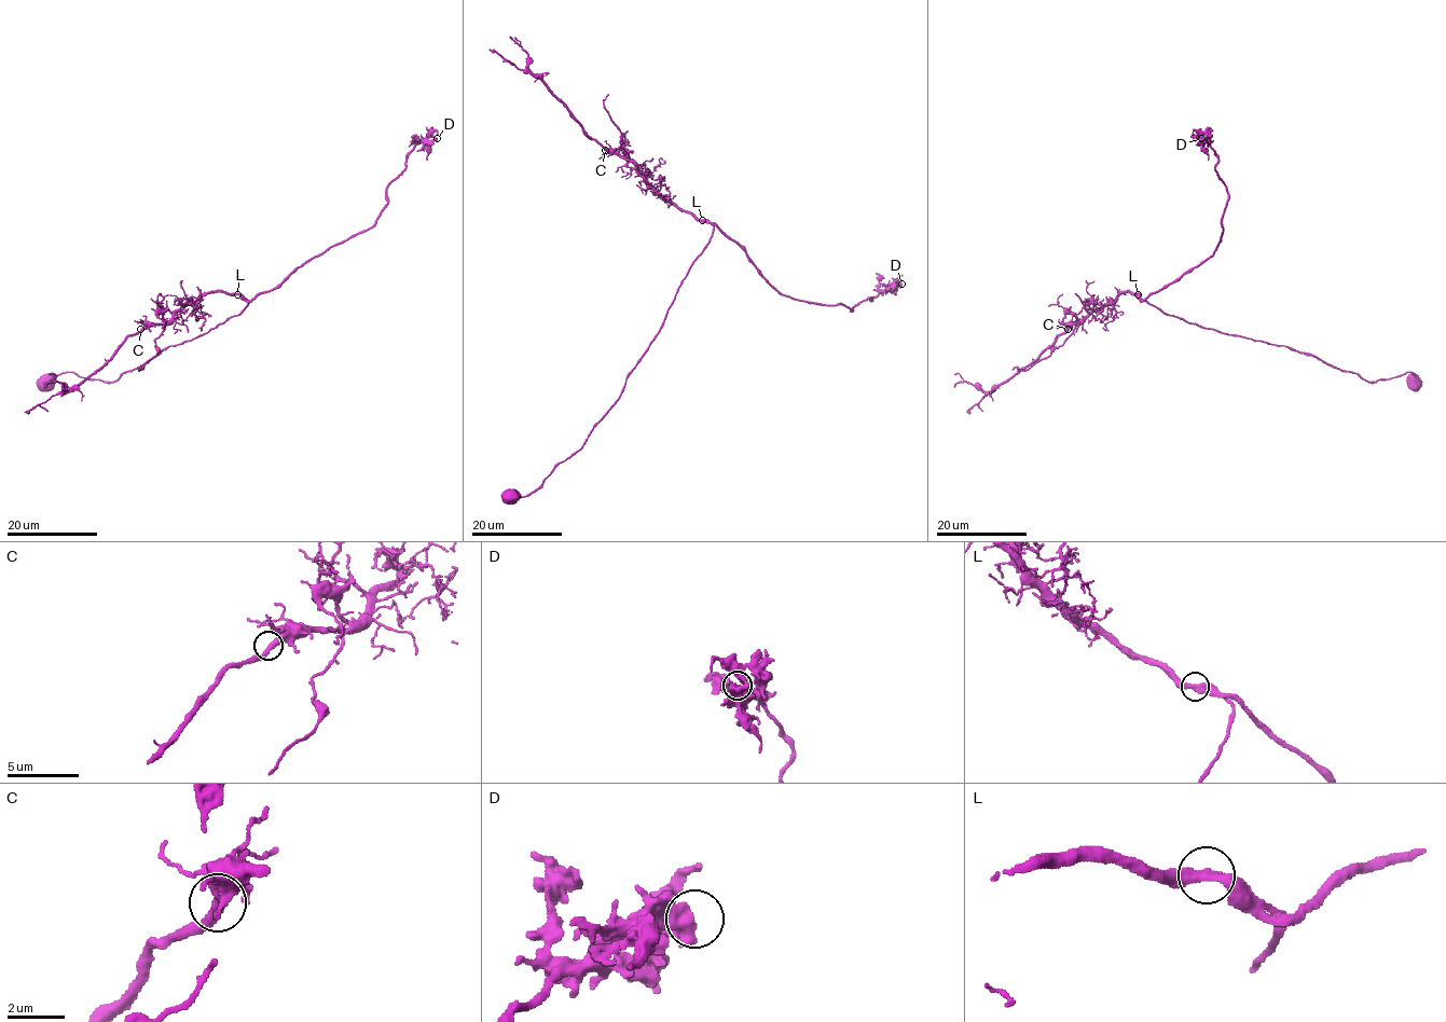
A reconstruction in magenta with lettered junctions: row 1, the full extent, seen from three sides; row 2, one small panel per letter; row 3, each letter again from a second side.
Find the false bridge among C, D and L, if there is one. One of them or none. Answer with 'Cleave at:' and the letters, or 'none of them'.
Cleave at: none of them

